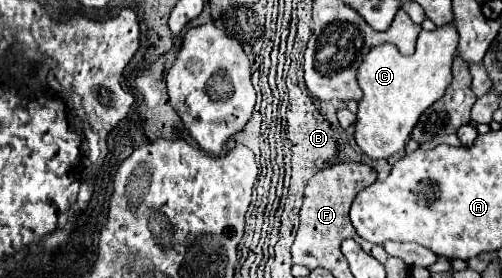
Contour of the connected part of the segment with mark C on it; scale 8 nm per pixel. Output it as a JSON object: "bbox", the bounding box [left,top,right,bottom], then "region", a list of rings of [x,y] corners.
{"bbox":[355,23,459,159],"region":[[[449,23],[435,31],[421,31],[413,55],[401,55],[395,45],[379,45],[367,53],[357,71],[363,99],[355,125],[355,141],[367,157],[389,159],[397,151],[403,151],[419,115],[441,99],[451,83],[451,63],[457,43],[459,33],[455,23]]]}

